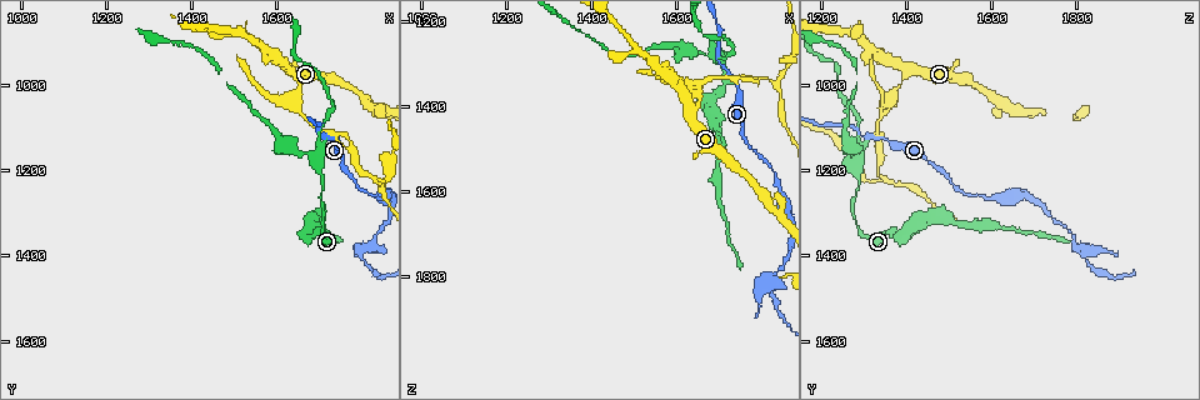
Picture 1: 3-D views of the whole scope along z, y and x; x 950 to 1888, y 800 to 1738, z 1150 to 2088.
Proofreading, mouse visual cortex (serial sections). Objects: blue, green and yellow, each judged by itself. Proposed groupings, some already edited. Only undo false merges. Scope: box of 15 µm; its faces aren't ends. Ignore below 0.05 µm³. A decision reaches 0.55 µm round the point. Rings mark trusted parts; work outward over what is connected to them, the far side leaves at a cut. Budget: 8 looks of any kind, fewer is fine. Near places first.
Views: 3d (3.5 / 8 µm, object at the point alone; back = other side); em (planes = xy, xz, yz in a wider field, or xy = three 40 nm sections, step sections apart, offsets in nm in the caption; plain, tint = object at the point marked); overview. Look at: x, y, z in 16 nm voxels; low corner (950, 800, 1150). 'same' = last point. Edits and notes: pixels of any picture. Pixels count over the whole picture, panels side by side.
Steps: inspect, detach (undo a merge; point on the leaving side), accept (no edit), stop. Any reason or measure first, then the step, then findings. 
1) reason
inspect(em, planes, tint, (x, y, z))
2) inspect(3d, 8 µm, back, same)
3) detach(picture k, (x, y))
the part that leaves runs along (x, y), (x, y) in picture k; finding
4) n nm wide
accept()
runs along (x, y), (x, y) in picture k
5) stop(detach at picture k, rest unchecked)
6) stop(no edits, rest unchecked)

small branch off a trunk
inspect(3d, 8 µm, back, (1640, 970, 1405))

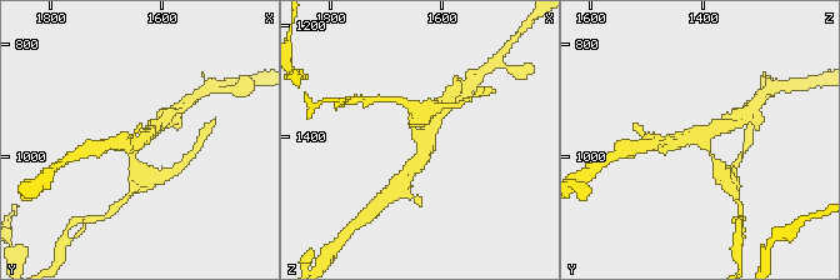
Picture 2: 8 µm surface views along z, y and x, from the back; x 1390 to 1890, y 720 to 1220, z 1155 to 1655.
closer look
inspect(3d, 3.5 µm, (1630, 970, 1410))

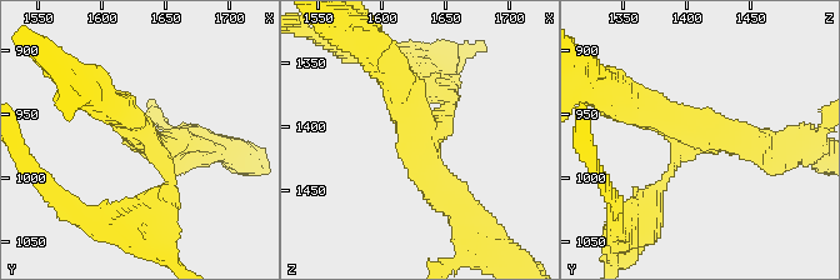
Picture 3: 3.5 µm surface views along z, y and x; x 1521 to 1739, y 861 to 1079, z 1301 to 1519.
accept()
runs along (769, 146), (698, 135), (653, 200) in picture 3; one cell here

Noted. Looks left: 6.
three arms meet
inspect(3d, 3.5 µm, (1690, 1180, 1285))

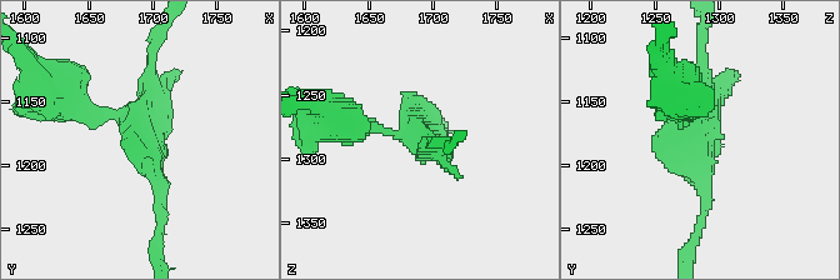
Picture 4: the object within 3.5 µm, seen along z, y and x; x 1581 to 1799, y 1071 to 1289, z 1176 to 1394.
need the tissue
inspect(em, xy, step 2, tint, (1694, 1178, 1284))

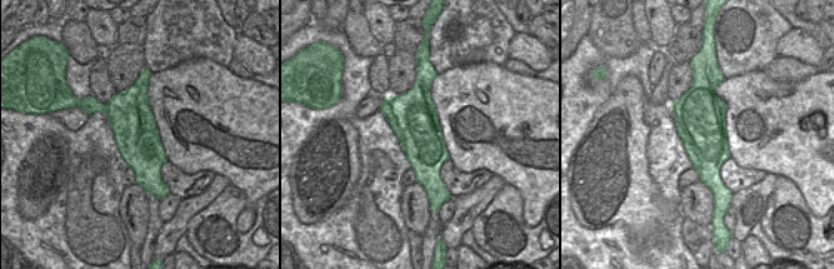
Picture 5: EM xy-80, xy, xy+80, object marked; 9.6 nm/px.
cut it another way
inspect(em, xy, step 3, tint, same)

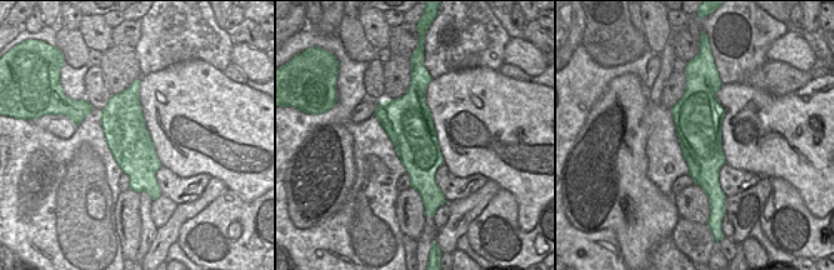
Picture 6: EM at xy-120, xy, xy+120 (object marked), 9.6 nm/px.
detach(picture 4, (78, 116))
the part that leaves runs along (116, 116), (74, 104), (35, 70) in picture 4; a second cell is stuck on

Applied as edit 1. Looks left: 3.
inspect(overview)

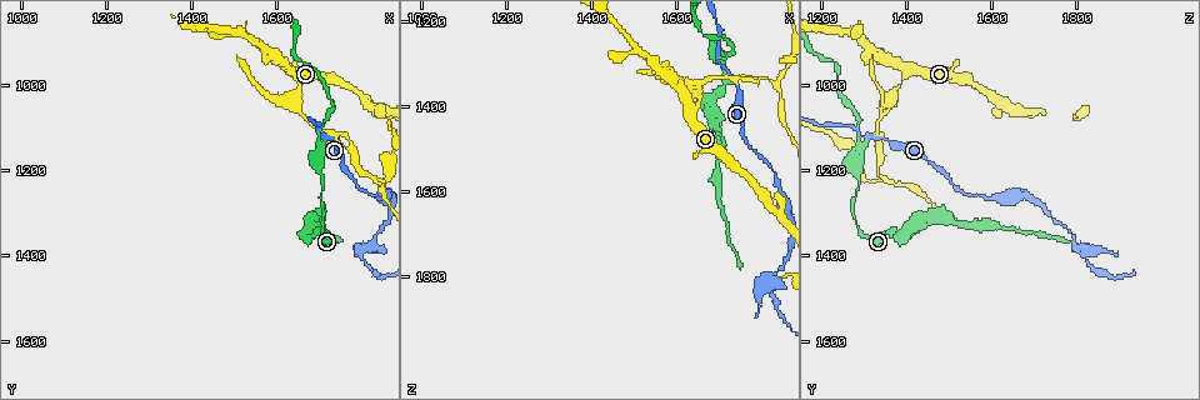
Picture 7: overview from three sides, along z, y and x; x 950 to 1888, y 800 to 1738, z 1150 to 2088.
inspect(3d, 3.5 µm, (1810, 1385, 1805))

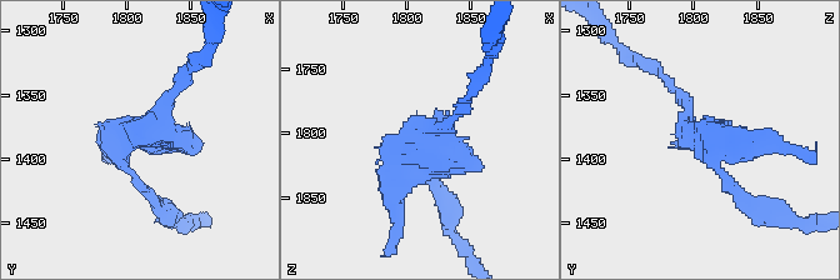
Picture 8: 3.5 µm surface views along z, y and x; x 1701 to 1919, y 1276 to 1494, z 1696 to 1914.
inspect(em, xy, step 1, tint, (1812, 1382, 1808))

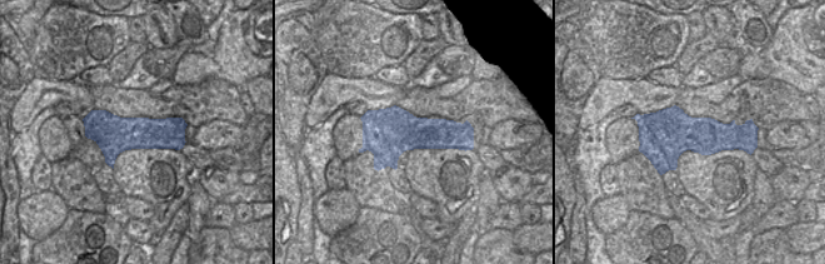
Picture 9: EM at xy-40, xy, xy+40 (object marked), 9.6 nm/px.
accept()
runs along (663, 76), (733, 191) in picture 8; all the same cell

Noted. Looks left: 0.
stop(detach at picture 4, rest unchecked)

